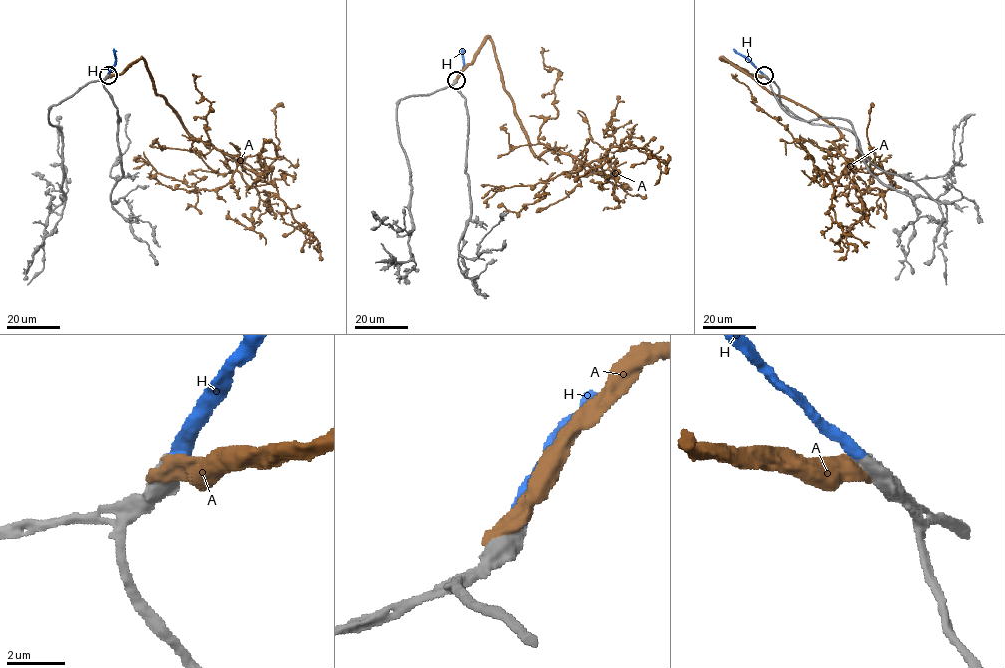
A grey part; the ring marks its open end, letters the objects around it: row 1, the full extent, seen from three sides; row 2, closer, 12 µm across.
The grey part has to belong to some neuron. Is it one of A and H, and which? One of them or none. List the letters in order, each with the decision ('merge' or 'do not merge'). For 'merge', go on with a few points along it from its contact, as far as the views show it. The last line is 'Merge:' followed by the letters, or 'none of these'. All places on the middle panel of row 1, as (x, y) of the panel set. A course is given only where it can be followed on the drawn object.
A: do not merge
H: merge | via (456, 80), (463, 67), (461, 49)
Merge: H

